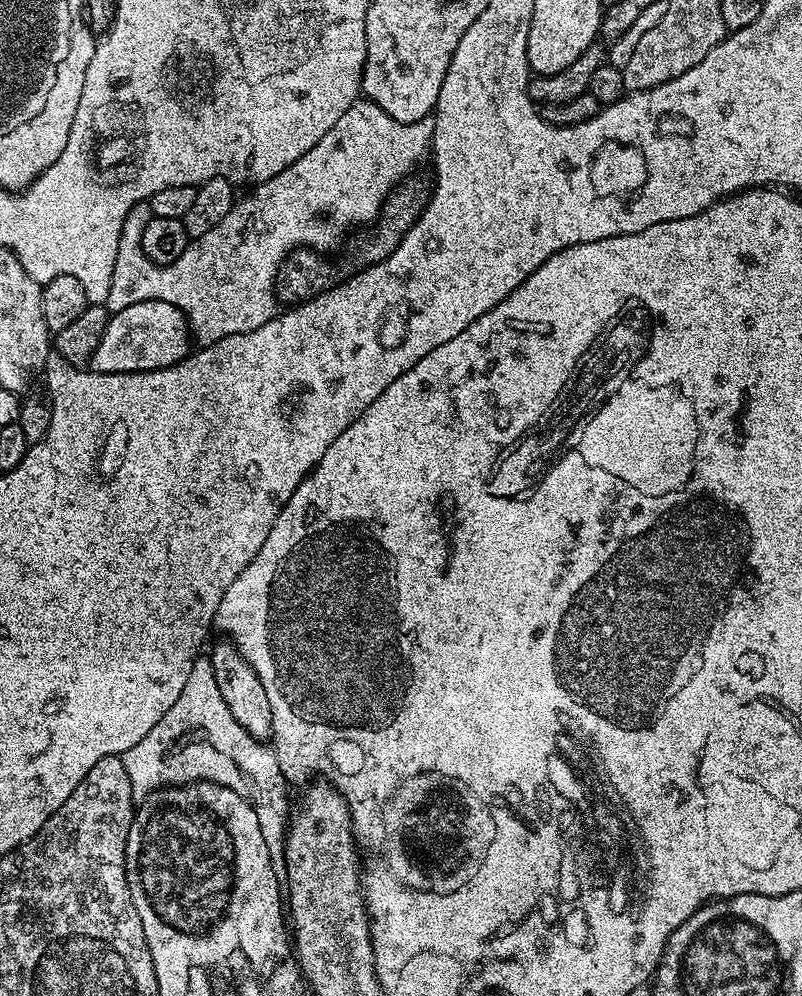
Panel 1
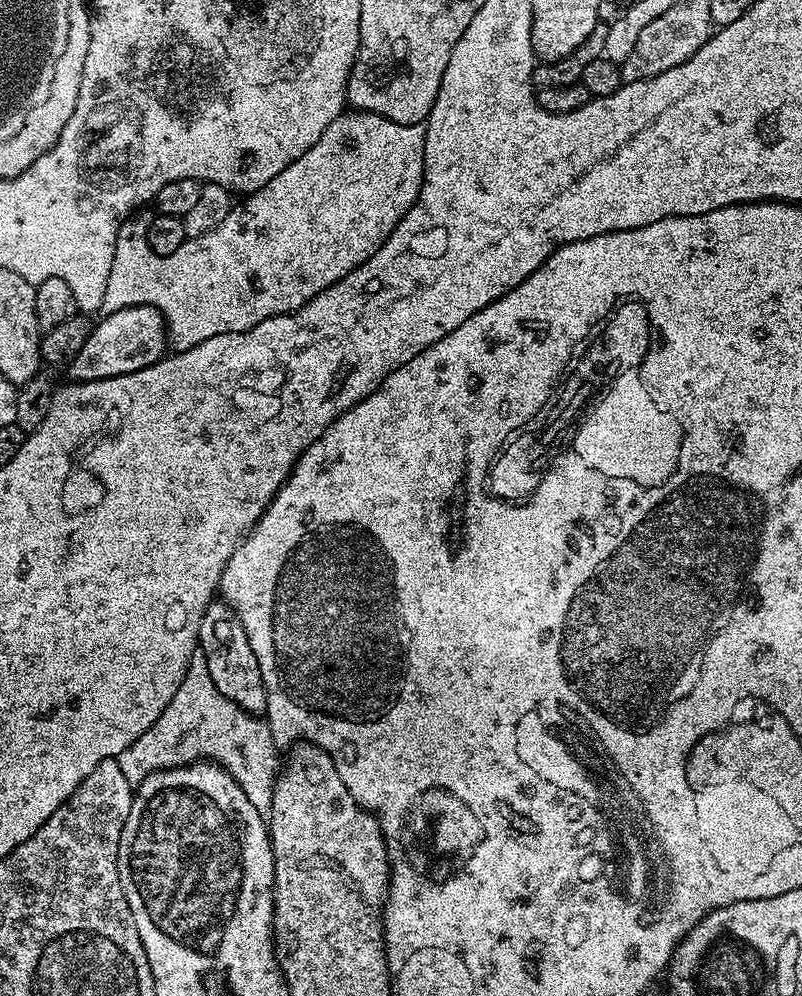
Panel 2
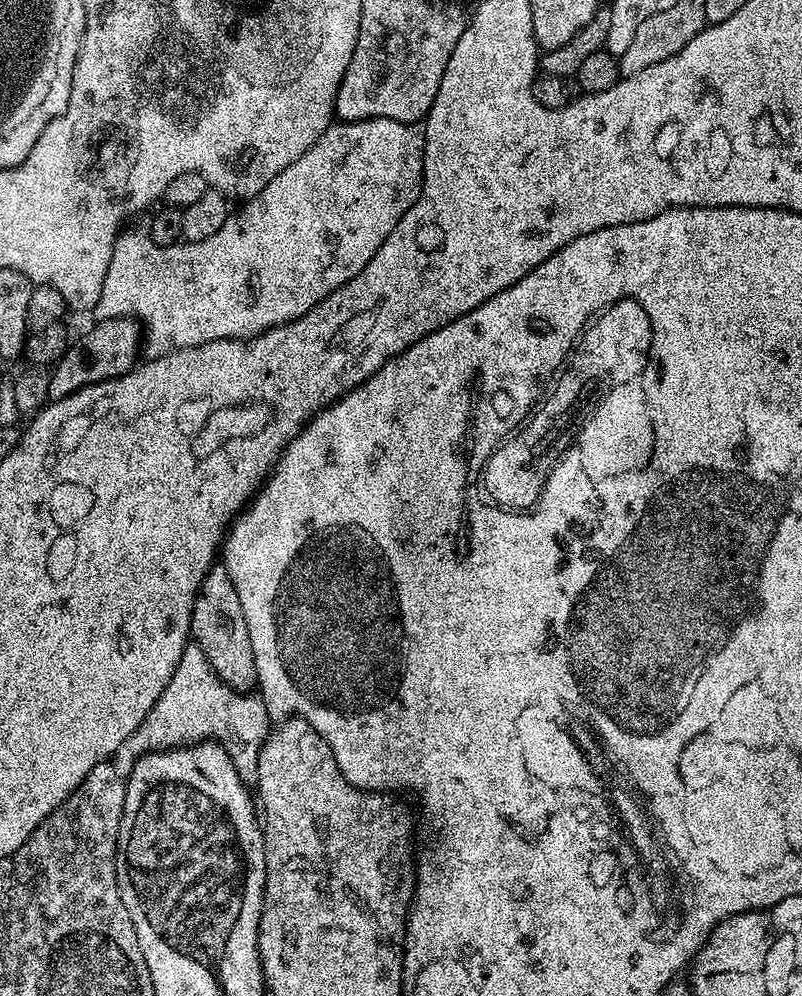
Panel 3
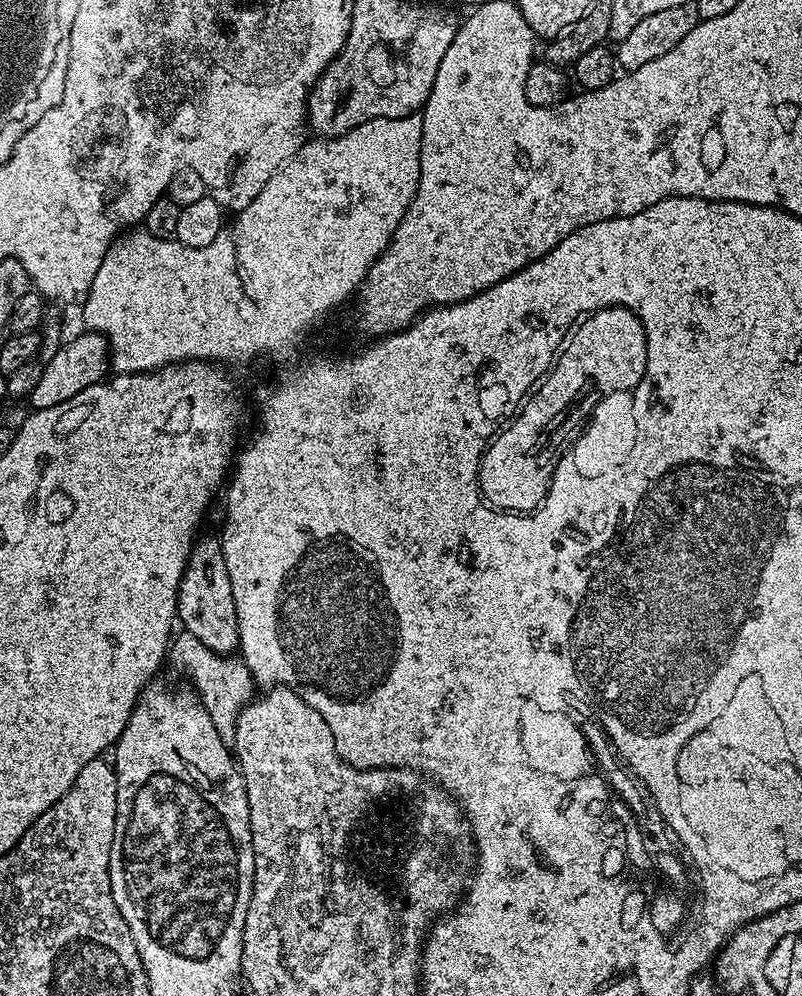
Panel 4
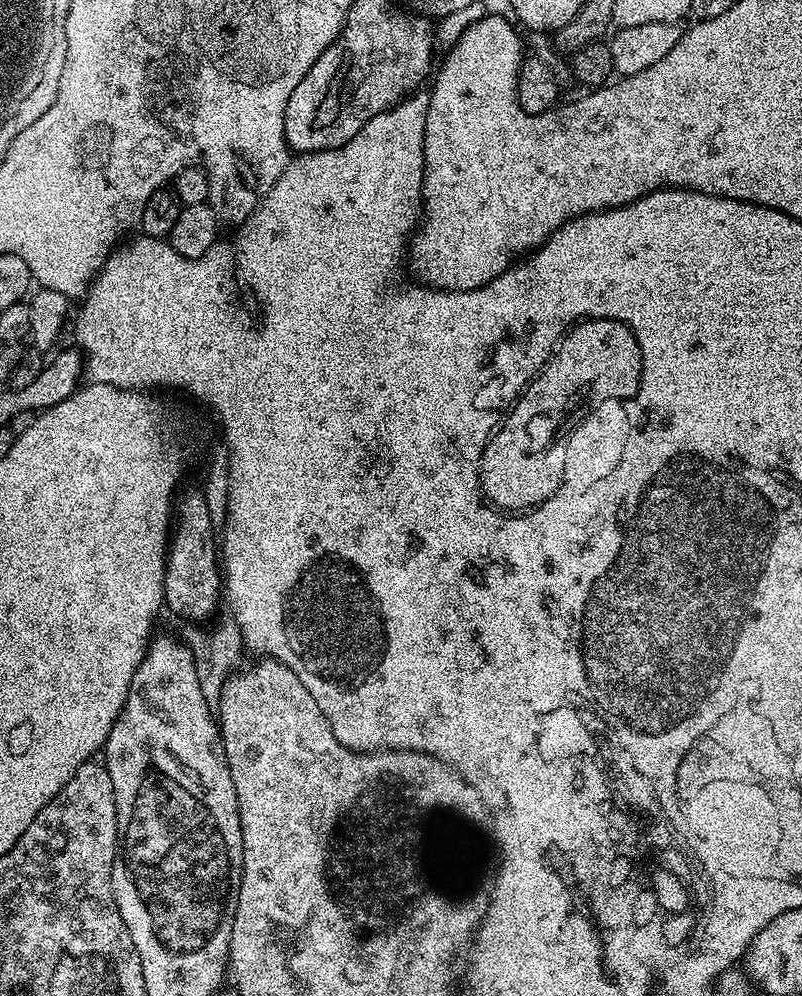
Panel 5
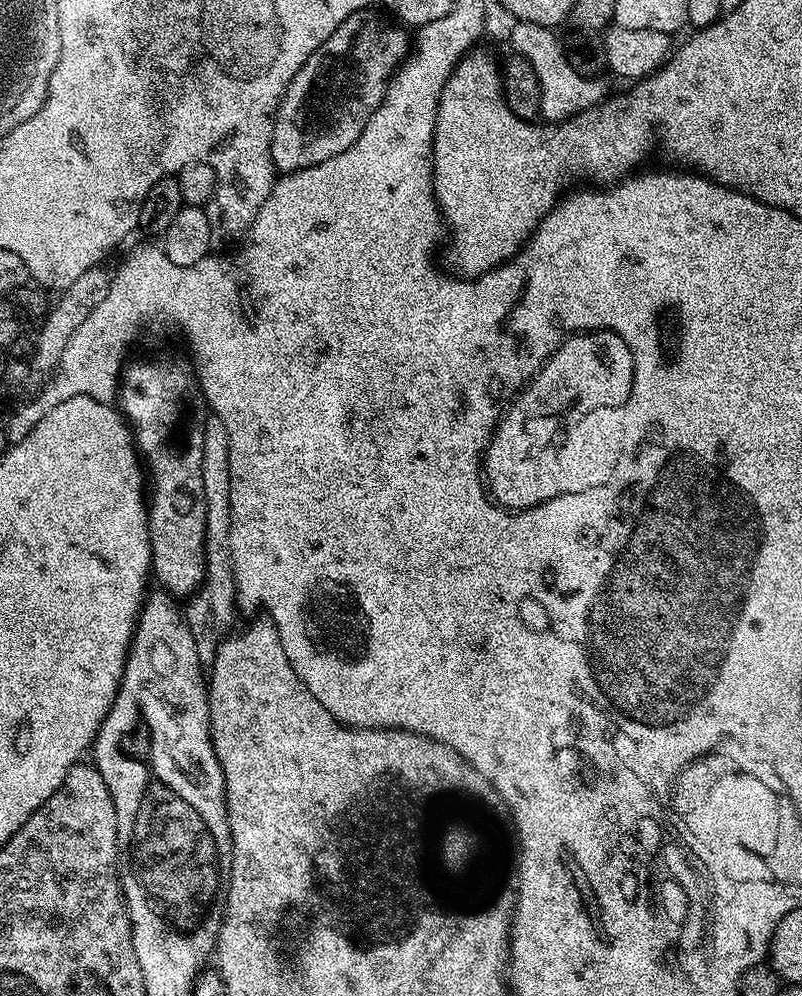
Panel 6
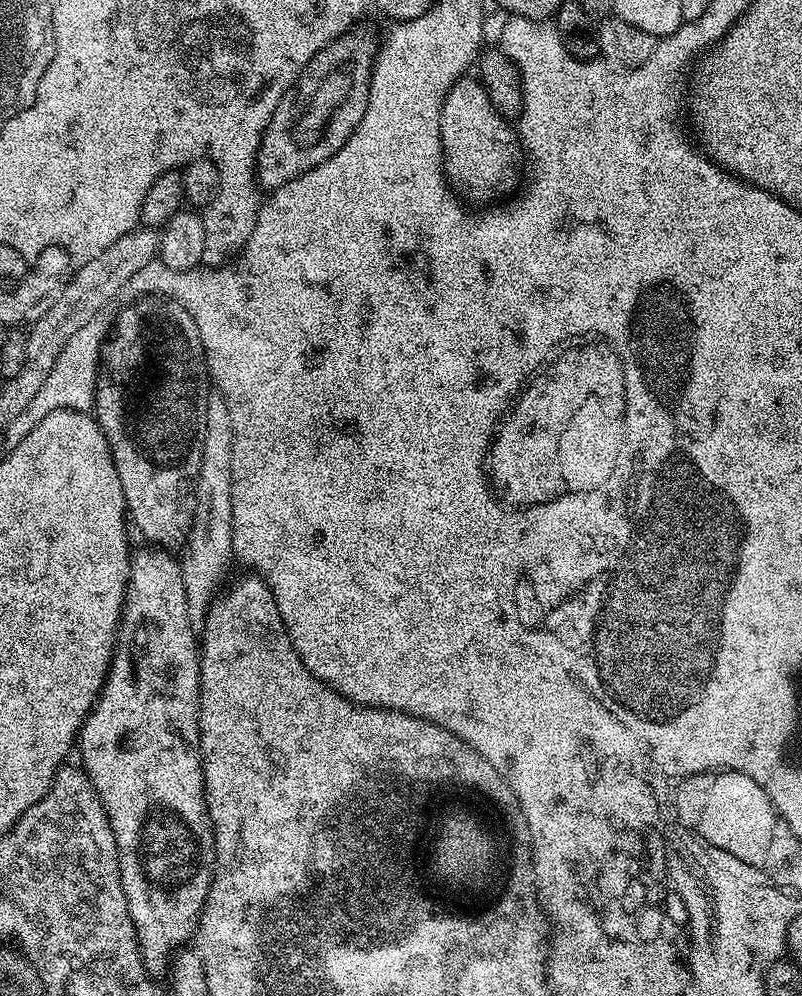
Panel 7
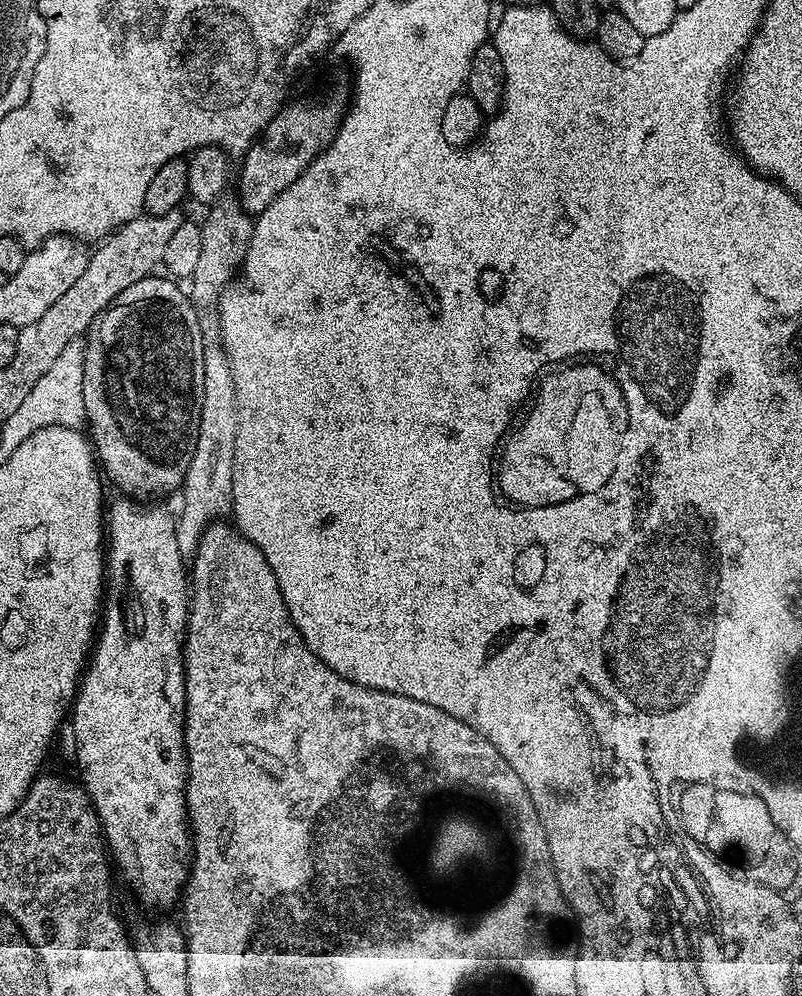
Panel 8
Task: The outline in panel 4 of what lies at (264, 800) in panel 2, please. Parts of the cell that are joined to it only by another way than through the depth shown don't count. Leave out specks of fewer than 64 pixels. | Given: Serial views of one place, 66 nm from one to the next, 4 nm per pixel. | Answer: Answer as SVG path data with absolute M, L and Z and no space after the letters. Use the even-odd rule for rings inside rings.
M187 634L181 635L181 637L180 641L178 641L179 639L175 641L174 647L171 649L171 663L173 660L192 679L191 687L199 696L201 707L210 714L221 738L226 742L235 741L236 720L244 705L249 703L254 696L252 672L244 665L243 659L237 658L235 655L218 654L214 650L202 646L202 642L193 640Z

